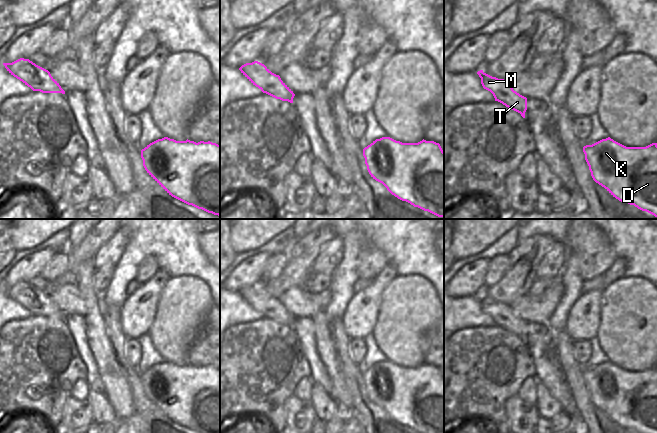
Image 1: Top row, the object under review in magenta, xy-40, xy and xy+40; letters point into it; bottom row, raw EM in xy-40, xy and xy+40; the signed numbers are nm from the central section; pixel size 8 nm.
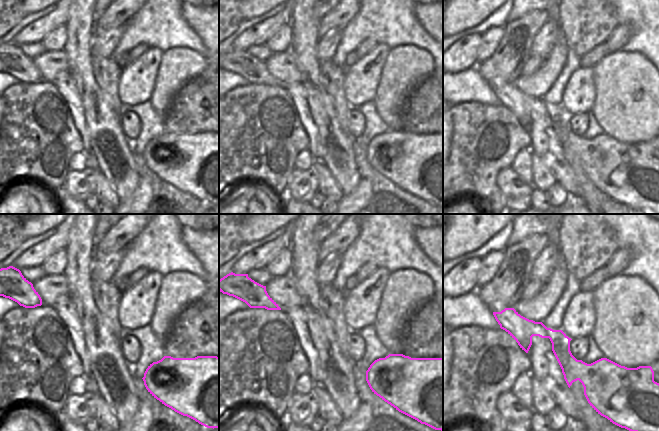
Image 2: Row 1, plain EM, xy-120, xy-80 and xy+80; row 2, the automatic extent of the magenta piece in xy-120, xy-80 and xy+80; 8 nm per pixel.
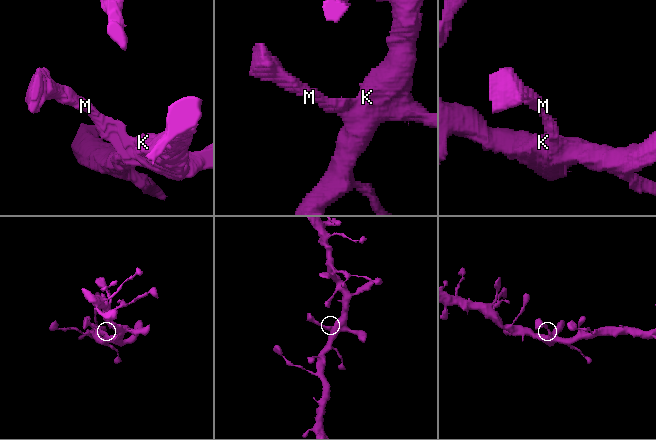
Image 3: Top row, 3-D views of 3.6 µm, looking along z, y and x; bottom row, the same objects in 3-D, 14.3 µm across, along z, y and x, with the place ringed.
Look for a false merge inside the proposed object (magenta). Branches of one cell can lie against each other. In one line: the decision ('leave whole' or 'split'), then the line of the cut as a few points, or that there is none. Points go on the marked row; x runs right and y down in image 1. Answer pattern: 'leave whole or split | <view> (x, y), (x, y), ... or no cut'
leave whole | no cut

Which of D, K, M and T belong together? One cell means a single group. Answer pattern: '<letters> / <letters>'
D K M T

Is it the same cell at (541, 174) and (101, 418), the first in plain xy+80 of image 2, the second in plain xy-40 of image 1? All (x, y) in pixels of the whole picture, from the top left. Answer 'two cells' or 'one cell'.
one cell

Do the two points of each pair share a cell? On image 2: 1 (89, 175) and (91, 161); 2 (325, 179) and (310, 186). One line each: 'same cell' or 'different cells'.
1: different cells
2: different cells

